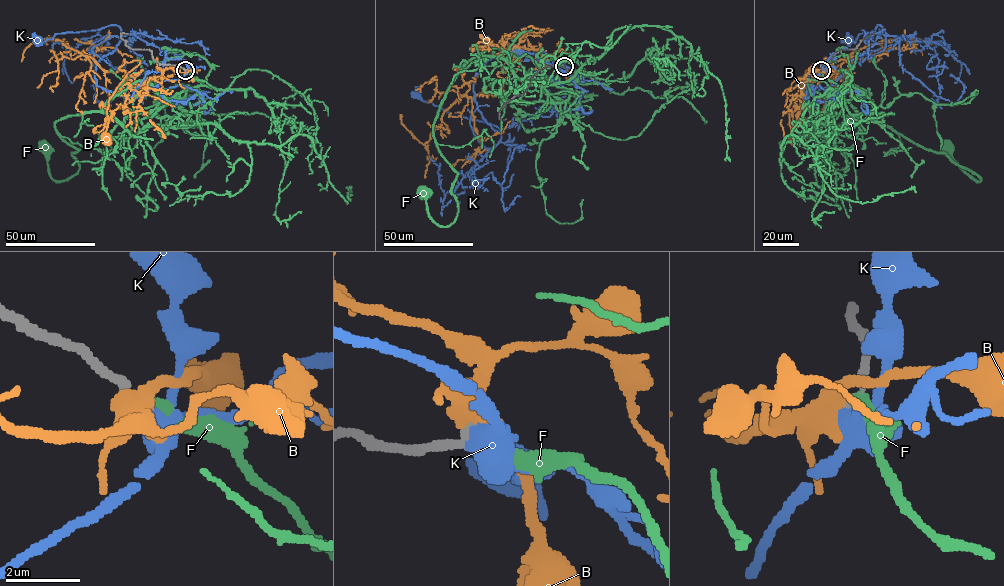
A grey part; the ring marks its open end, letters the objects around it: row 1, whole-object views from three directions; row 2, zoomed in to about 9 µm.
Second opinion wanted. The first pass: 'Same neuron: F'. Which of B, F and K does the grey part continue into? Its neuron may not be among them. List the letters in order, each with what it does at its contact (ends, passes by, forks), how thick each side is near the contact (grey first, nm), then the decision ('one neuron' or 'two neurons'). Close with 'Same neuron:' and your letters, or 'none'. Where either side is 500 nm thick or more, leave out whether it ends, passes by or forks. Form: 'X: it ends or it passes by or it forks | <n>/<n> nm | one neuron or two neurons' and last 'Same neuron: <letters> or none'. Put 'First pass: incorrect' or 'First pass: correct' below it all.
B: it forks | 340/400 nm | two neurons
F: it ends | 360/240 nm | one neuron
K: 360/600 nm | two neurons
Same neuron: F
First pass: correct

